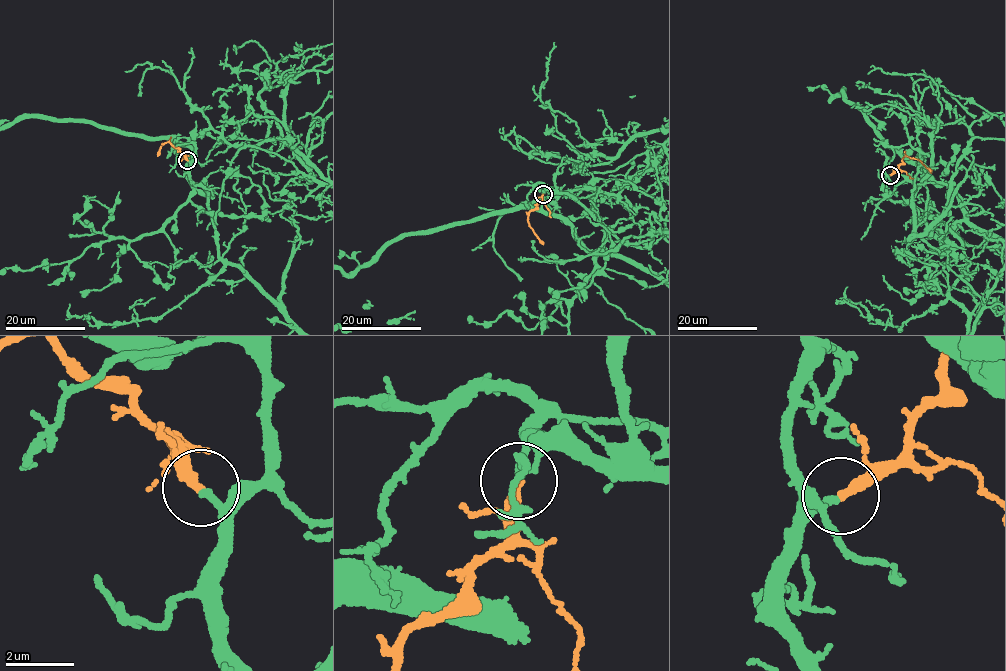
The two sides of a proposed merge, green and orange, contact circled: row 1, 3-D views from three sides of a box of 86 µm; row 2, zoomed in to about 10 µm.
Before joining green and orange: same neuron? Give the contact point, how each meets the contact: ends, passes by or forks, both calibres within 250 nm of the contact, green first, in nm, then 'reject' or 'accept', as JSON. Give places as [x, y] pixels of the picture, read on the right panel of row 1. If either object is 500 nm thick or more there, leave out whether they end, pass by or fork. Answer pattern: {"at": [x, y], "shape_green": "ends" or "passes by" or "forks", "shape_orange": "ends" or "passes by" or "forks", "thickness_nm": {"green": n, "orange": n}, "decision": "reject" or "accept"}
{"at": [890, 175], "shape_green": "ends", "shape_orange": "ends", "thickness_nm": {"green": 220, "orange": 320}, "decision": "accept"}

